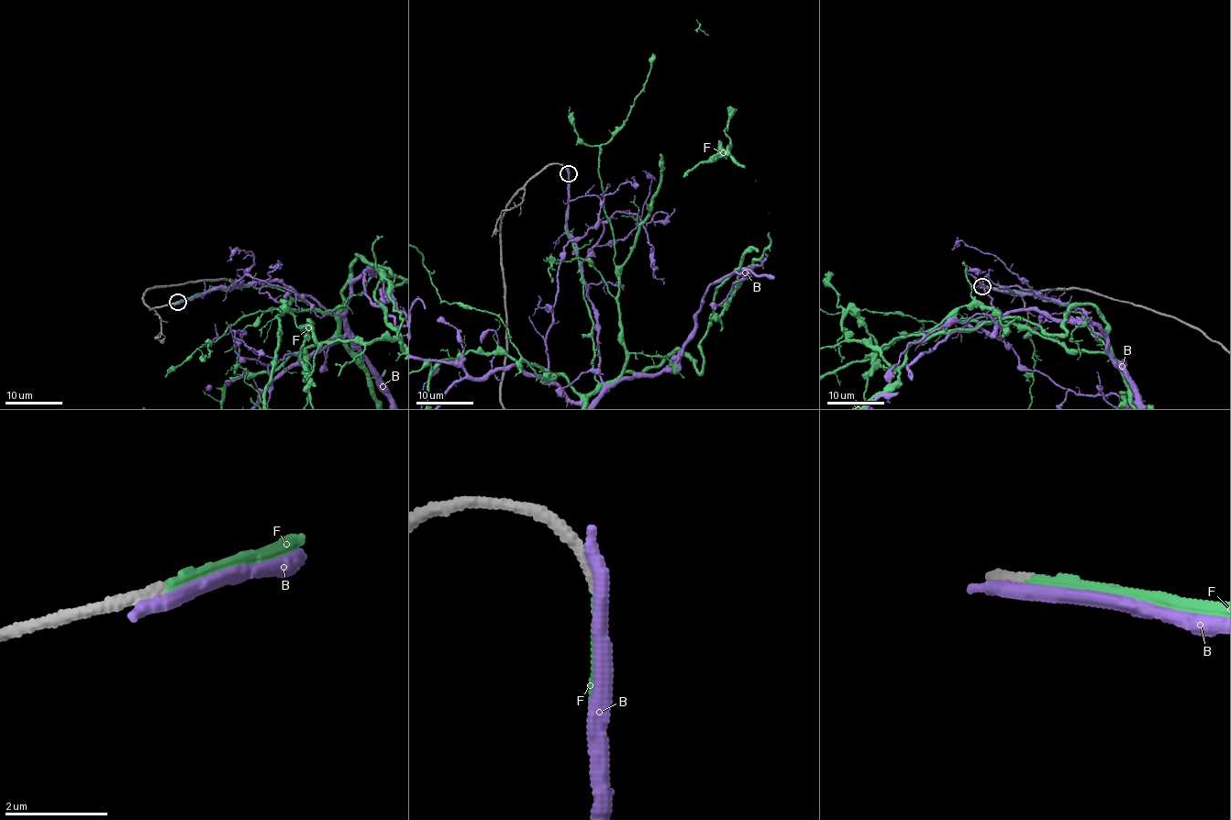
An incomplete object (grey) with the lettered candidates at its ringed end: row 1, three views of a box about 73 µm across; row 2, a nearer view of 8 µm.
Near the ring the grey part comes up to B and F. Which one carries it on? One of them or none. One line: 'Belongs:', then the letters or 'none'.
Belongs: F

